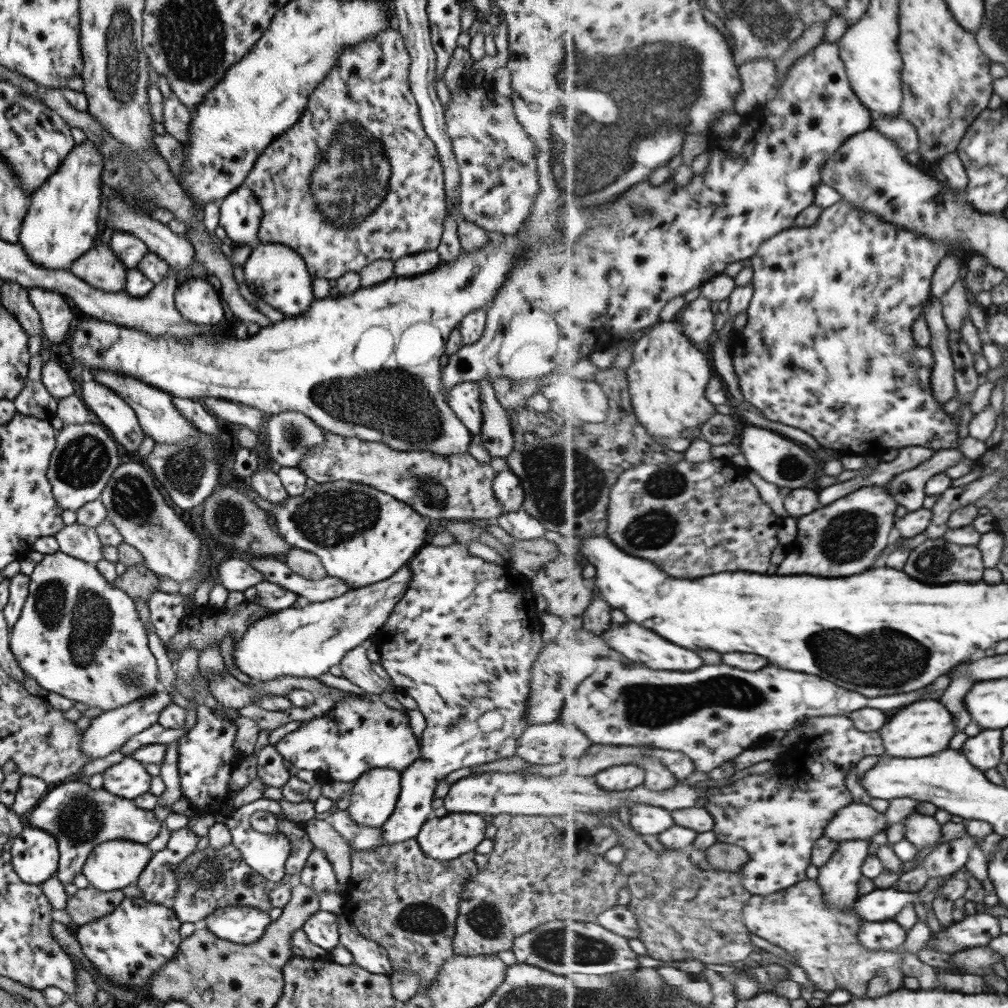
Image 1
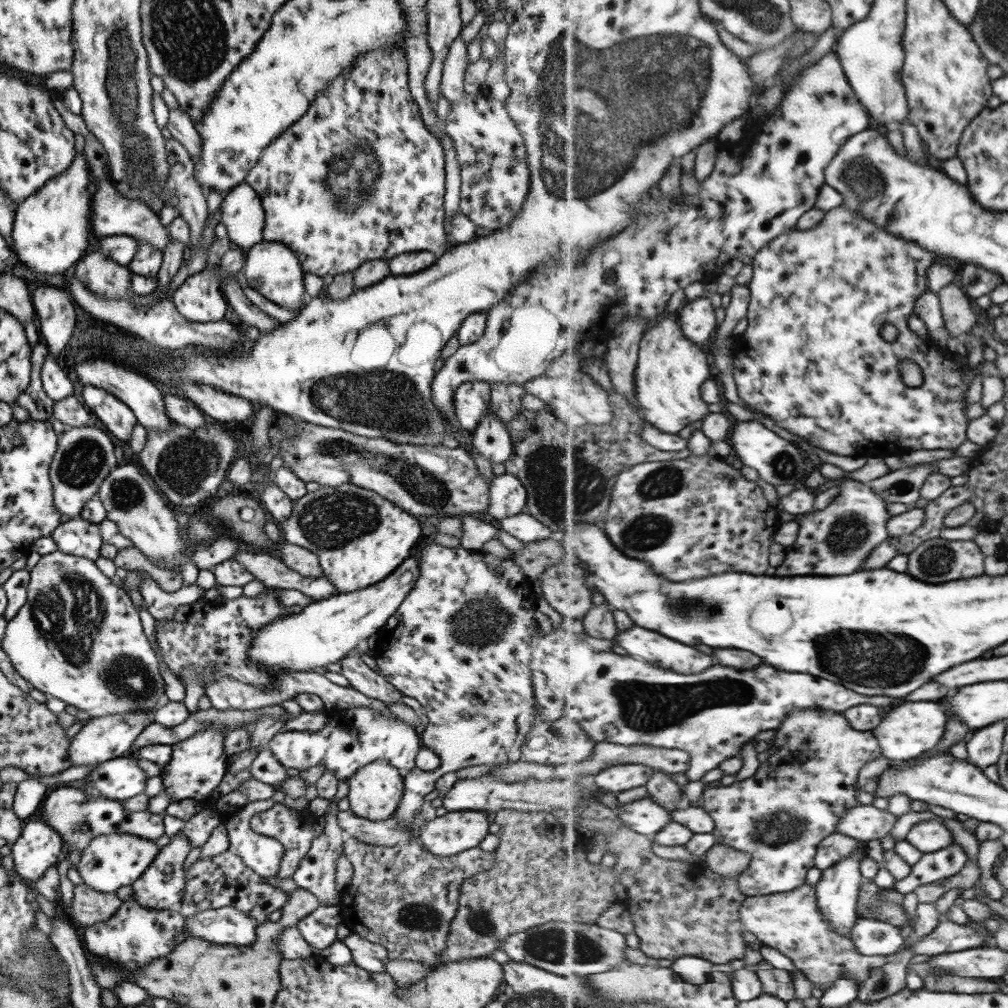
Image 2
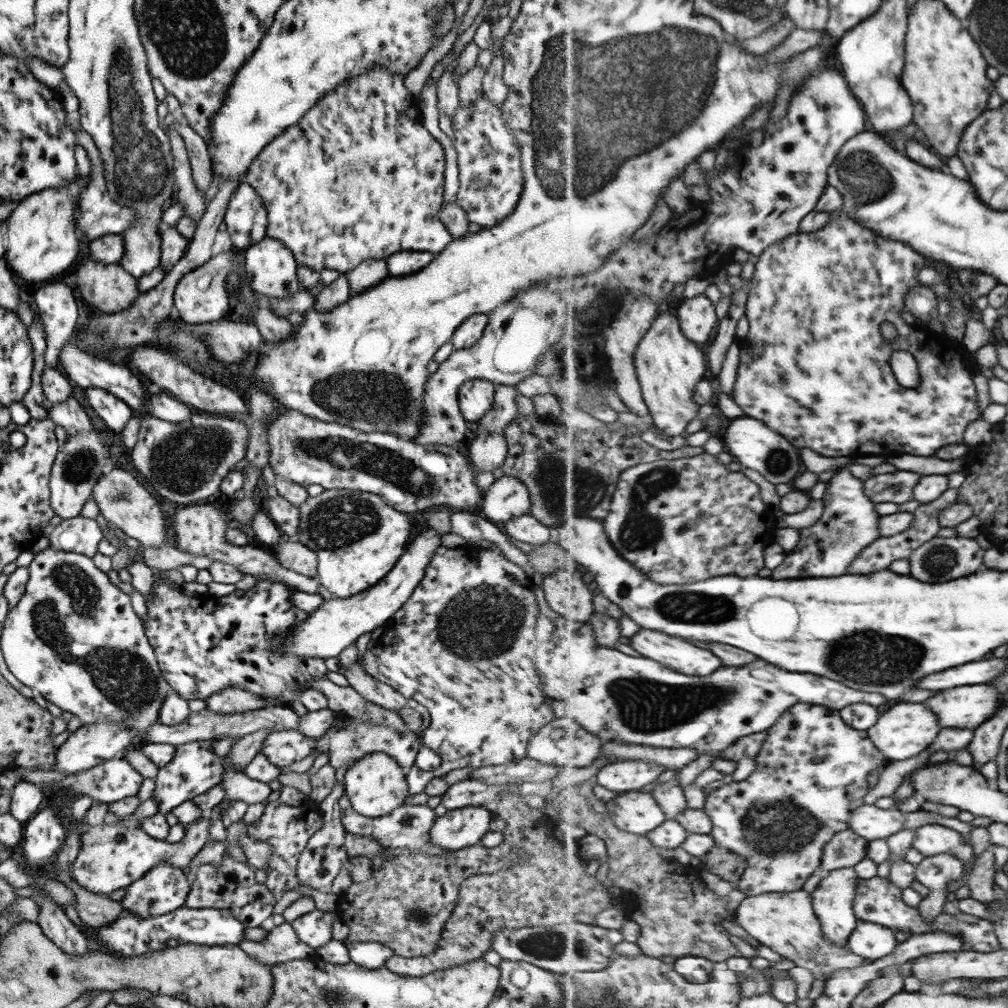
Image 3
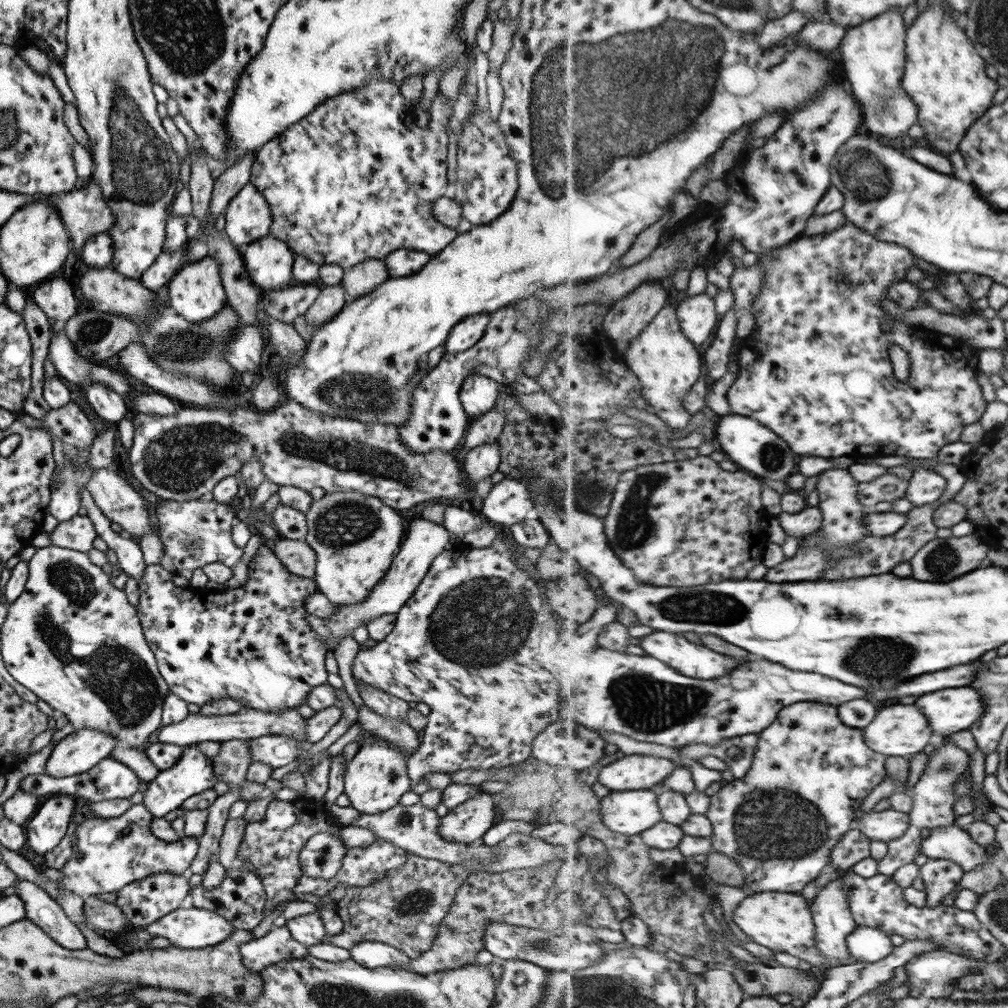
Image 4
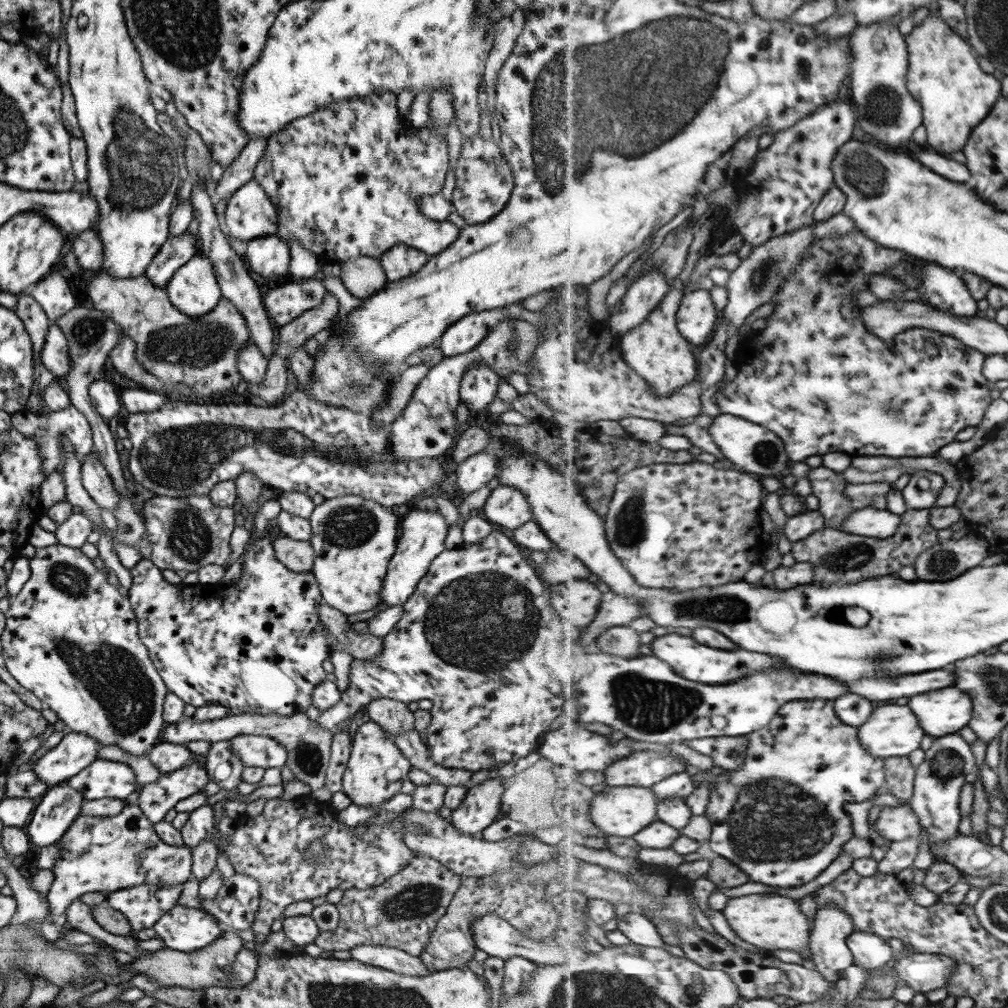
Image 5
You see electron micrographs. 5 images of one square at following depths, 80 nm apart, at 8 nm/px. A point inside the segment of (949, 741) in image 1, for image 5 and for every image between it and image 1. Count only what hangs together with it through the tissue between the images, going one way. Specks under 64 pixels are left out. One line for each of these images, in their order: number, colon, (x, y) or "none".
2: (913, 728)
3: (903, 731)
4: (898, 731)
5: (893, 731)

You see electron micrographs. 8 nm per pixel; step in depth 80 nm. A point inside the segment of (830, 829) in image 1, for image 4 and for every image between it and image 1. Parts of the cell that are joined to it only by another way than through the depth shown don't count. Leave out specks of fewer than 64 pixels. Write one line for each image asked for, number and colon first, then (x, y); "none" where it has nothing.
2: (864, 822)
3: (871, 822)
4: (887, 825)

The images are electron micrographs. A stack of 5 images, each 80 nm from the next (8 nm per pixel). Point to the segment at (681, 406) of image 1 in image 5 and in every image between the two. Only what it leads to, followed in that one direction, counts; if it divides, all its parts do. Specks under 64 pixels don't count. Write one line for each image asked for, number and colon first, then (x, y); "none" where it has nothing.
2: (671, 370)
3: (669, 366)
4: (668, 363)
5: (656, 350)

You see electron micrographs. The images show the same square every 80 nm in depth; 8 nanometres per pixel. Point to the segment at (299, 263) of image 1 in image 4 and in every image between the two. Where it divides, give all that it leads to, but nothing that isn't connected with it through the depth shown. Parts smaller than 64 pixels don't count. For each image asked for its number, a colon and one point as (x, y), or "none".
2: (272, 268)
3: (199, 296)
4: (194, 292)

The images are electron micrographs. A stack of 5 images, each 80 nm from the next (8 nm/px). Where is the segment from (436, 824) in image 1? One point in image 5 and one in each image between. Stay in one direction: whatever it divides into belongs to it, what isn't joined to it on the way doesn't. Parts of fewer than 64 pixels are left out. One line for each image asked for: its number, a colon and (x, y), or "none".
2: (454, 832)
3: (457, 829)
4: (466, 823)
5: (477, 811)

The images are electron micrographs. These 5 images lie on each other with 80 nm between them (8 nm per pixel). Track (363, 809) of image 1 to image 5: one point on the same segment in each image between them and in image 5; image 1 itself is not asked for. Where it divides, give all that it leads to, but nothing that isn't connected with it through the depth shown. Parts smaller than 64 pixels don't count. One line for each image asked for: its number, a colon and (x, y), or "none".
2: (374, 790)
3: (375, 785)
4: (373, 780)
5: (375, 768)

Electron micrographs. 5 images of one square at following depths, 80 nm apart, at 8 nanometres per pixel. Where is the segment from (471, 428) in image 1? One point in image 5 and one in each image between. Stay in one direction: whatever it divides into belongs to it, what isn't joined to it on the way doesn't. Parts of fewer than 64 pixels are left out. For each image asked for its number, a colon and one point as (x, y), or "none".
2: (470, 399)
3: (474, 397)
4: (477, 393)
5: (477, 388)

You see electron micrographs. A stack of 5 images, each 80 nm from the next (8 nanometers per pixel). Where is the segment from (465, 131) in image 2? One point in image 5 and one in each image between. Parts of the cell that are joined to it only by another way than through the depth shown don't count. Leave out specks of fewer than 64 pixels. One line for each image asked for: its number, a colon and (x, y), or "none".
3: (489, 171)
4: (485, 184)
5: (483, 182)

